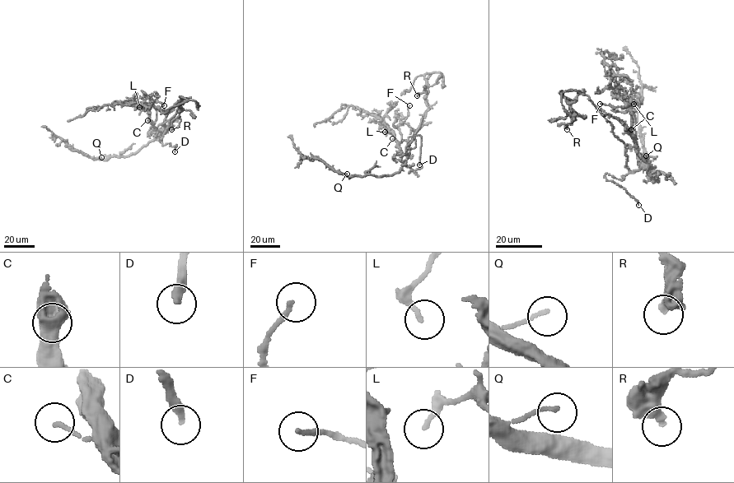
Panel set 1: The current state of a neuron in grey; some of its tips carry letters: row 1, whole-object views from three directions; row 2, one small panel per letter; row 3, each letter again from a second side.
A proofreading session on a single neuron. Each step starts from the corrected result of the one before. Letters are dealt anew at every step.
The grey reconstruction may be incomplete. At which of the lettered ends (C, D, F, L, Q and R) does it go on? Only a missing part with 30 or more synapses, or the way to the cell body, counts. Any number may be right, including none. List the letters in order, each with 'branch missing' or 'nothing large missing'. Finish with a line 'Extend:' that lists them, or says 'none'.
C: nothing large missing
D: branch missing
F: nothing large missing
L: nothing large missing
Q: nothing large missing
R: nothing large missing
Extend: D

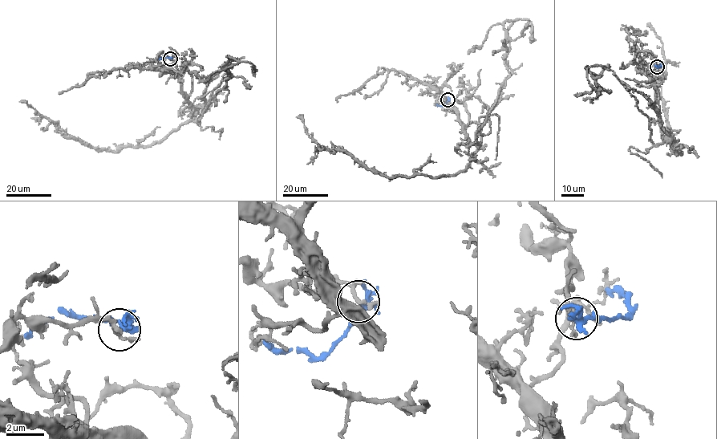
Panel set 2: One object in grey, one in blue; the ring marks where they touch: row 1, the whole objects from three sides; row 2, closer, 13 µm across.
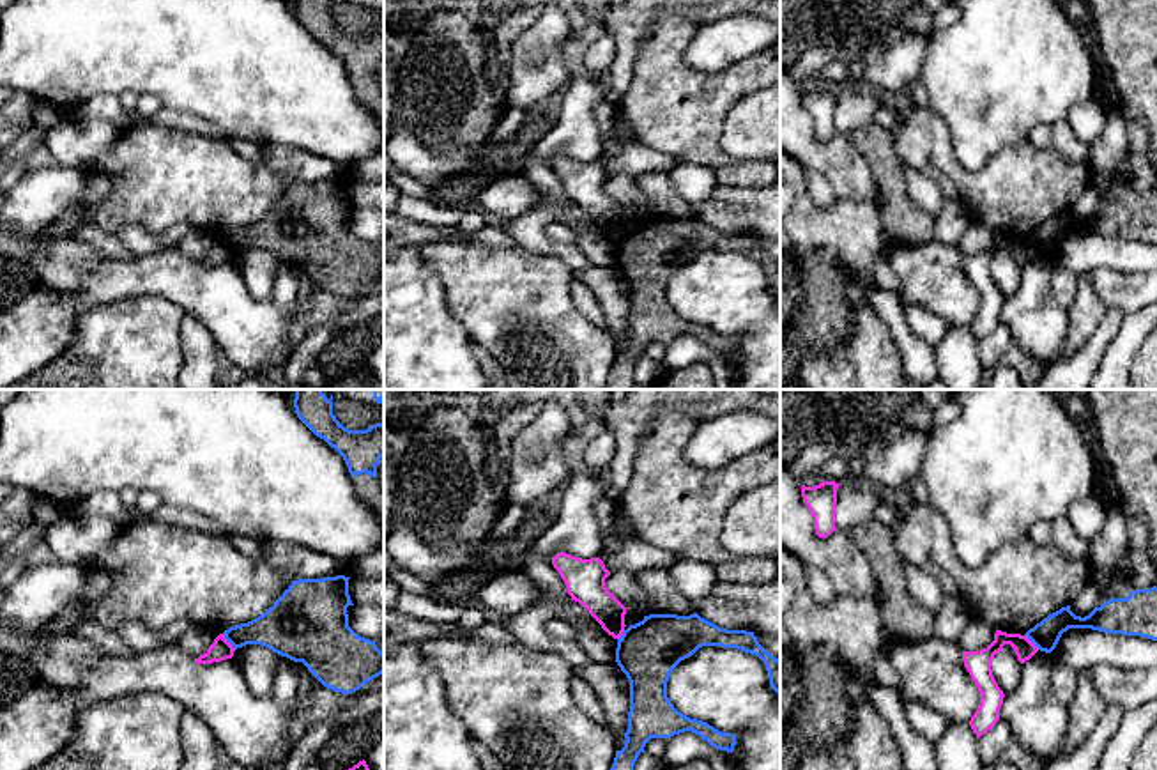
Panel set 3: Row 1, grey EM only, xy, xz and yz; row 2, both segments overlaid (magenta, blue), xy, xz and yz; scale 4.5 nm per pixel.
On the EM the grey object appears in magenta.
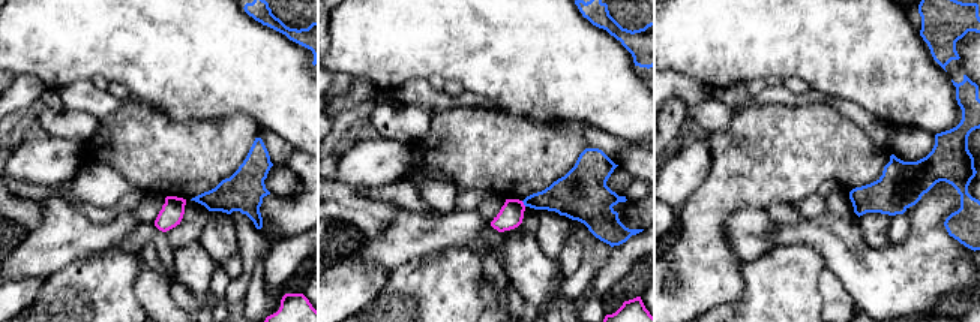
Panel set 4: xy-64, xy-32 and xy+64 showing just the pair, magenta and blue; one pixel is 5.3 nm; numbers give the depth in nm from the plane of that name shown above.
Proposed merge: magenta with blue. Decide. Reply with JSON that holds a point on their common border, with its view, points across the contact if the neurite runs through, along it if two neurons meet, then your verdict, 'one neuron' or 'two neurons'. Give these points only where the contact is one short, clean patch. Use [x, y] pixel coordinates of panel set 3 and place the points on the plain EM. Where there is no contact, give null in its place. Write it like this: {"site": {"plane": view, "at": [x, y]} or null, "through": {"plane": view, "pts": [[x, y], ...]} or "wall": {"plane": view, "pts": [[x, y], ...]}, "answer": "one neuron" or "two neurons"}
{"site": {"plane": "xy", "at": [227, 245]}, "wall": {"plane": "xy", "pts": [[222, 238], [236, 252]]}, "answer": "two neurons"}

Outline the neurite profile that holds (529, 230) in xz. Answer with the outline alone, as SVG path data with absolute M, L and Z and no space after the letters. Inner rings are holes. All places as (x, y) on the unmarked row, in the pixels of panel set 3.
M540 191L540 202L524 214L510 218L506 230L515 243L533 253L550 253L563 258L582 281L594 292L603 315L605 329L616 342L616 352L624 350L630 315L630 285L617 266L598 267L591 264L578 246L556 243L548 237L547 227L559 219L571 205L570 198L557 198Z

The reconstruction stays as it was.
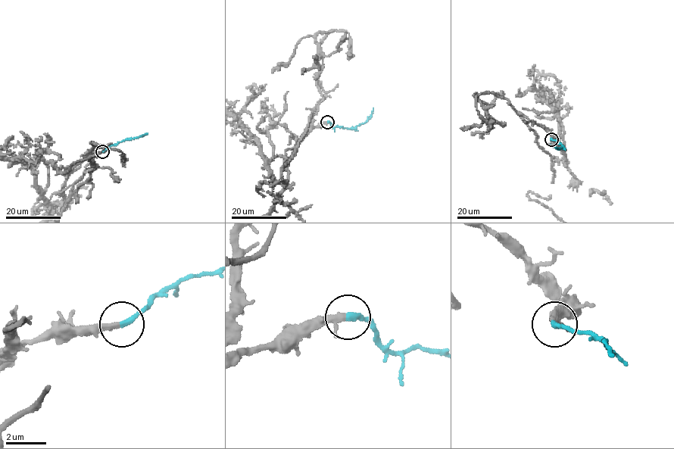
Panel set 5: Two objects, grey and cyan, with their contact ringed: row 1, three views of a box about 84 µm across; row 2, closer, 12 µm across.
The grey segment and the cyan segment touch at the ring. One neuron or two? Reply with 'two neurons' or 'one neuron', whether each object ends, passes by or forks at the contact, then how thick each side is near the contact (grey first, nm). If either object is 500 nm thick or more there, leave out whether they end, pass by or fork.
one neuron | grey ends | cyan ends | 320/280 nm

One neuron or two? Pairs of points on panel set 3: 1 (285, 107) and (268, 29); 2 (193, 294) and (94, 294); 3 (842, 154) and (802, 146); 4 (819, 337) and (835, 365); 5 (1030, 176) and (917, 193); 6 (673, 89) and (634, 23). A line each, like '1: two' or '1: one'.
1: one
2: one
3: one
4: two
5: two
6: two

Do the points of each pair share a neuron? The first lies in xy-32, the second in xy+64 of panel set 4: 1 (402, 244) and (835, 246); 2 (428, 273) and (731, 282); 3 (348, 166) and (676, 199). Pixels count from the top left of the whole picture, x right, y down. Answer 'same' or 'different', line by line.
1: same
2: different
3: same

